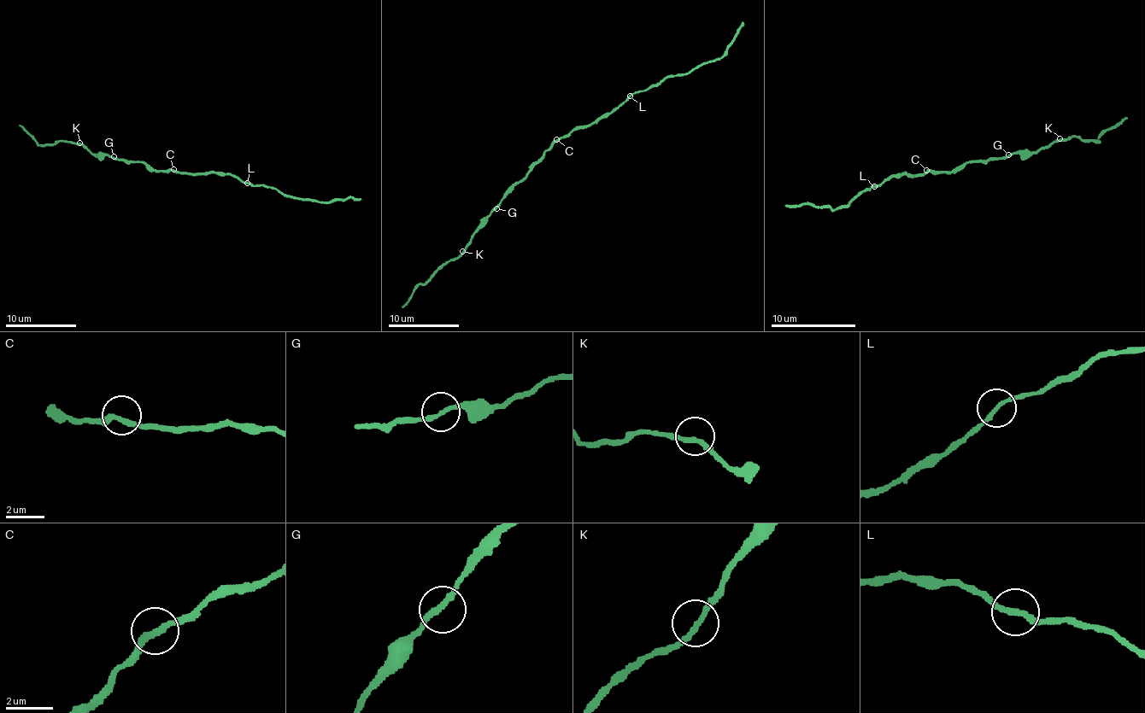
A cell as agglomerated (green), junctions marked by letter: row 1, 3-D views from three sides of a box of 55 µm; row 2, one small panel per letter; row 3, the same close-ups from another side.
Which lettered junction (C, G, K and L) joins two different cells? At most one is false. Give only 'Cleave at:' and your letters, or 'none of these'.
Cleave at: L

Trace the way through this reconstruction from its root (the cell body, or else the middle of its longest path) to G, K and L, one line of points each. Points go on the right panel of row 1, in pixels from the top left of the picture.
G: (928, 172), (956, 172), (972, 161), (1004, 159), (1008, 154)
K: (928, 172), (956, 172), (972, 161), (1004, 159), (1015, 153), (1036, 153), (1045, 146), (1051, 146), (1059, 138)
L: (928, 172), (892, 174), (873, 187)

